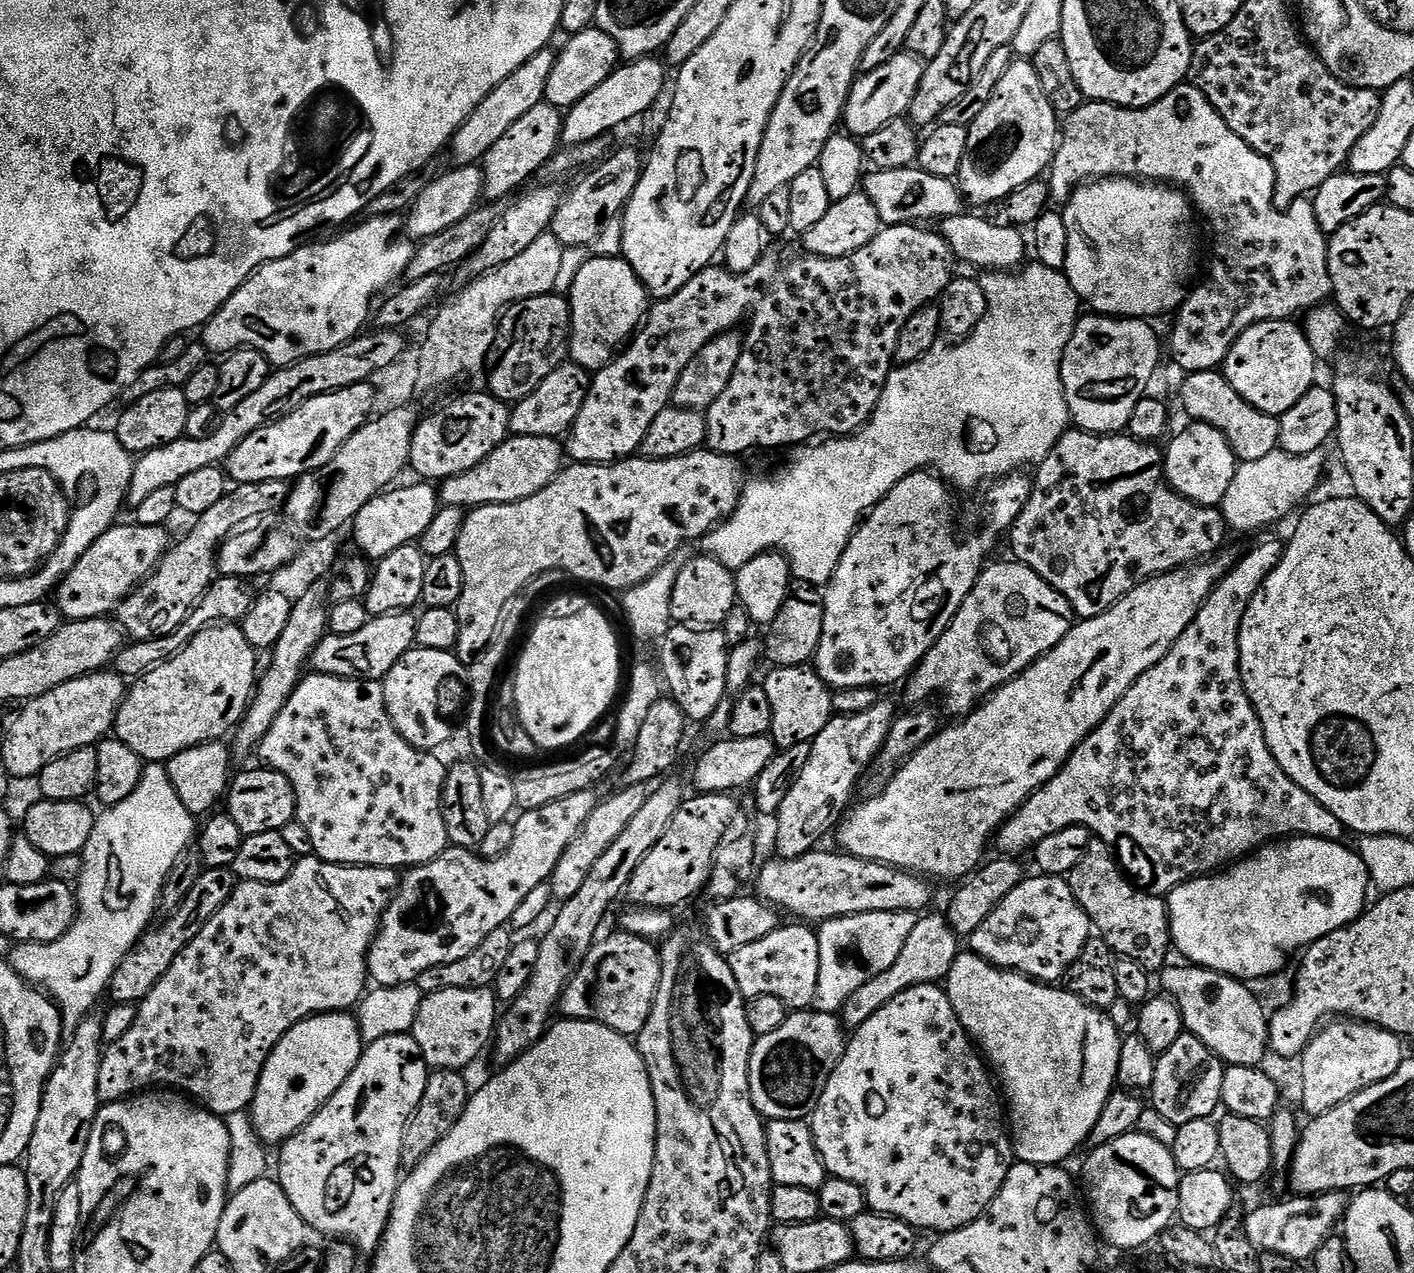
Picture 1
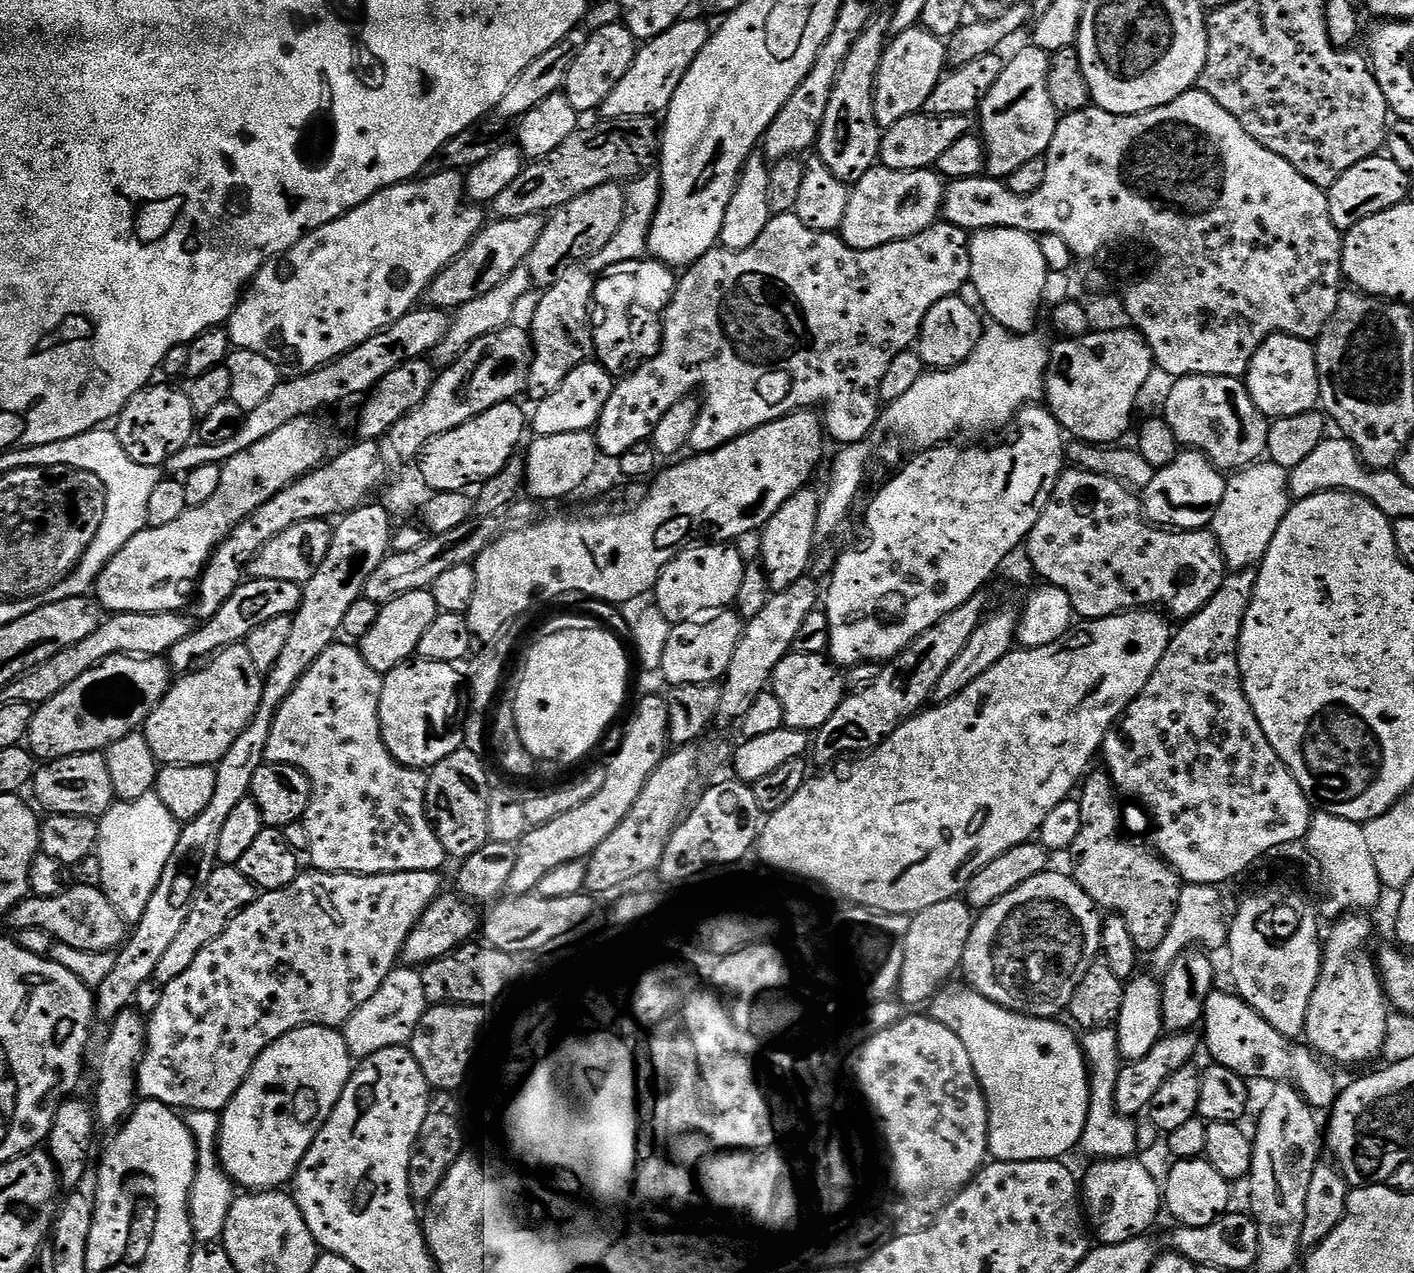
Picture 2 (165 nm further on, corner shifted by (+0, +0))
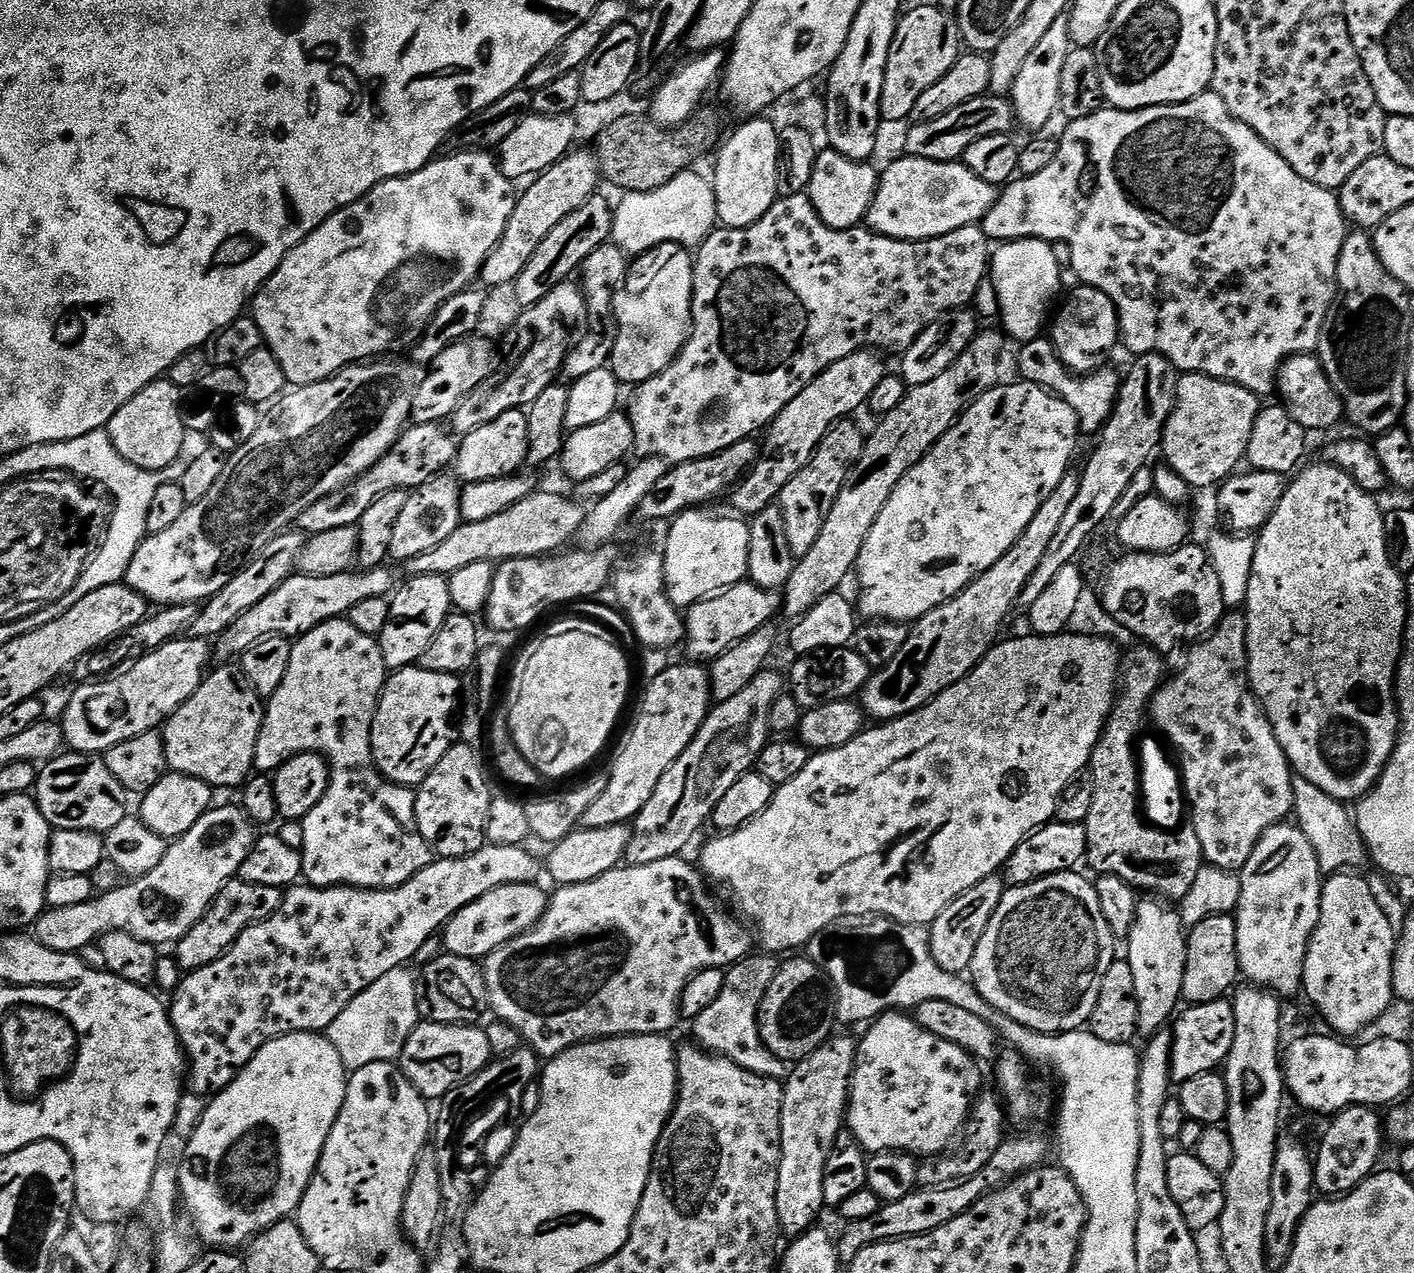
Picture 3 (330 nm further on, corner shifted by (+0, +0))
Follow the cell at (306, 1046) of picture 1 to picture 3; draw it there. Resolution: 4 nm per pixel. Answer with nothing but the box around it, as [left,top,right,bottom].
[179,1032,349,1250]

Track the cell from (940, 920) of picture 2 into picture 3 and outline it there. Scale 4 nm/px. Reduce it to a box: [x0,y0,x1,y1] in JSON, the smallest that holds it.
[928,875,1006,974]

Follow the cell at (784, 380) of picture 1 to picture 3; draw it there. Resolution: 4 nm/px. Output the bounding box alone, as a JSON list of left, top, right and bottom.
[626,194,990,465]

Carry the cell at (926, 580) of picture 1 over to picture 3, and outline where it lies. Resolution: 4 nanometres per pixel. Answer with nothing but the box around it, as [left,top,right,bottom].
[854,382,1081,622]

